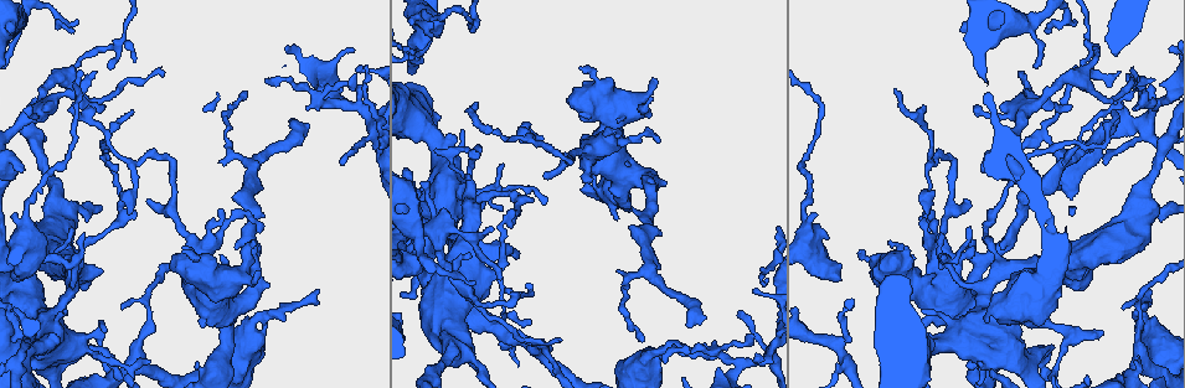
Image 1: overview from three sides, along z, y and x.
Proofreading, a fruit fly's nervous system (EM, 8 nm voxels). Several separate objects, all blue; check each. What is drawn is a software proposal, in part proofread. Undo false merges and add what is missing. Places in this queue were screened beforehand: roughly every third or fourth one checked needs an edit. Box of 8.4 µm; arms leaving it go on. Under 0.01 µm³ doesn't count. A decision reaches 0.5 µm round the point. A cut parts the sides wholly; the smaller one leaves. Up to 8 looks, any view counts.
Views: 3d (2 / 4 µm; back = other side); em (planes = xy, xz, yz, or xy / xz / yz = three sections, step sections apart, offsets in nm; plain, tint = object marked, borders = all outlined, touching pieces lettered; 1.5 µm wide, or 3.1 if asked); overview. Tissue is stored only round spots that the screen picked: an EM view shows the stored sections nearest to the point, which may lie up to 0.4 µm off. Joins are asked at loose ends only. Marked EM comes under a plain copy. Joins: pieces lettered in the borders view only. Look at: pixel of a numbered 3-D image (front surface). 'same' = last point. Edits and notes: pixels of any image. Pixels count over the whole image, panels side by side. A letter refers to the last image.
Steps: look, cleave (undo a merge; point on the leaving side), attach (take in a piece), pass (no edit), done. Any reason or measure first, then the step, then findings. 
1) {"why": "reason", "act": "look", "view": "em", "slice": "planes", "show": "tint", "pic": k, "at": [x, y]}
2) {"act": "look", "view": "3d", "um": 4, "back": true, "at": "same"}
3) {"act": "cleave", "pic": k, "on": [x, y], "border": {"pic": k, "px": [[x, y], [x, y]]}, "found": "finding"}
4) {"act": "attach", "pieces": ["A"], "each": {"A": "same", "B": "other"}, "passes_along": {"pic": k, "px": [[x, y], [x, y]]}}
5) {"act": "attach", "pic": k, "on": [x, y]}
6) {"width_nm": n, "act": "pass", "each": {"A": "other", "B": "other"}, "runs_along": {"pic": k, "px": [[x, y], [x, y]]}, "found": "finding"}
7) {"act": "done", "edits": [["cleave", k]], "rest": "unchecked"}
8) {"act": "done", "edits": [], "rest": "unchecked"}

{"why": "sharp bend", "act": "look", "view": "3d", "um": 4, "pic": 1, "at": [366, 72]}

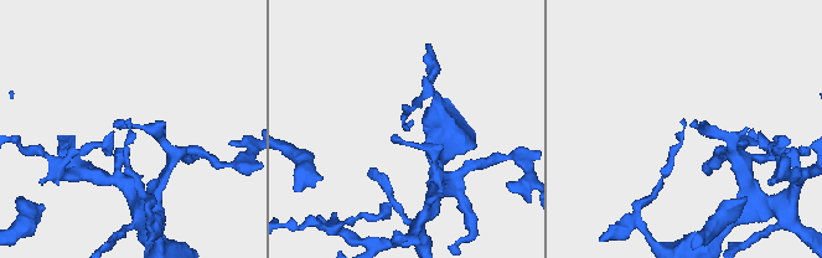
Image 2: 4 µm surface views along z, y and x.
{"act": "look", "view": "em", "slice": "xz", "step": 8, "show": "tint", "pic": 2, "at": [405, 128]}

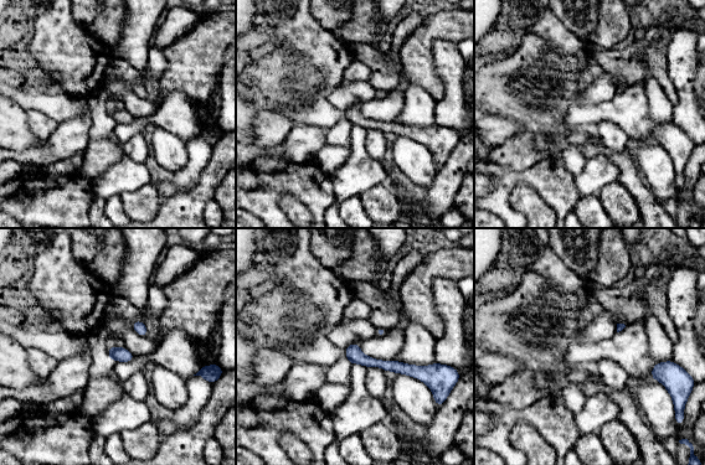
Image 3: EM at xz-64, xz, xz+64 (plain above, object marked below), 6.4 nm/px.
{"act": "look", "view": "em", "slice": "xy", "step": 8, "show": "borders", "at": "same"}

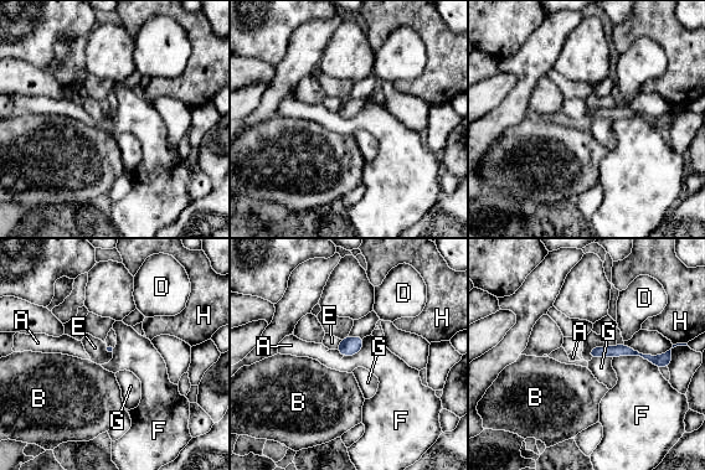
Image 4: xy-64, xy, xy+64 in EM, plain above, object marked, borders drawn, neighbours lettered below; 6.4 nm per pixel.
{"longest_contact_nm": ["F", 300], "act": "pass", "each": {"A": "other", "B": "other", "D": "other", "E": "other", "F": "other", "G": "other", "H": "other"}, "runs_along": {"pic": 4, "px": [[593, 352], [629, 351], [668, 359]]}, "found": "all the same neuron"}

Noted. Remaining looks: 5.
{"why": "an open end", "act": "look", "view": "em", "slice": "yz", "step": 8, "show": "borders", "pic": 1, "at": [655, 79]}

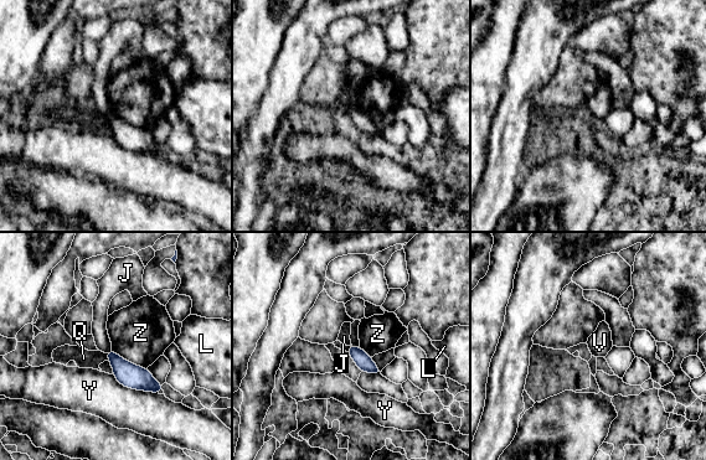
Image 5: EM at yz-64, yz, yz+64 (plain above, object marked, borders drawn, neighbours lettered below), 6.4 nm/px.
{"act": "look", "view": "em", "slice": "planes", "show": "borders", "at": "same"}

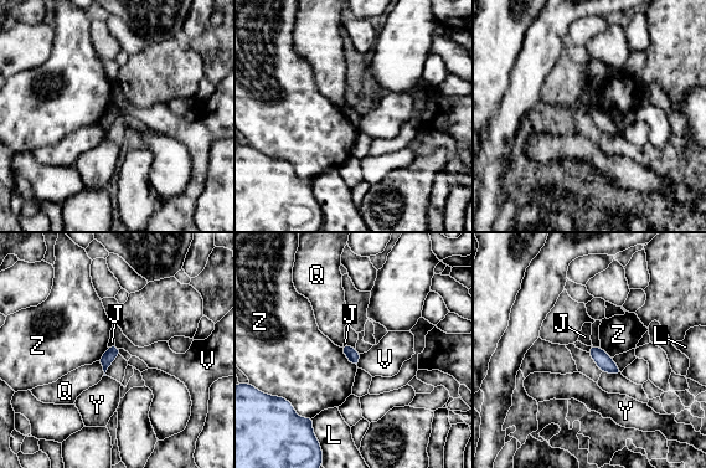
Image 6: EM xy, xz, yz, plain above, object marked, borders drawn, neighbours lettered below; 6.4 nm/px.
{"longest_contact_nm": ["Z", 260], "act": "pass", "each": {"J": "other", "L": "other", "Q": "other", "V": "other", "Y": "other", "Z": "other"}, "found": "none of them fits"}

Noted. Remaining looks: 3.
{"act": "look", "view": "3d", "um": 4, "pic": 1, "at": [966, 199]}

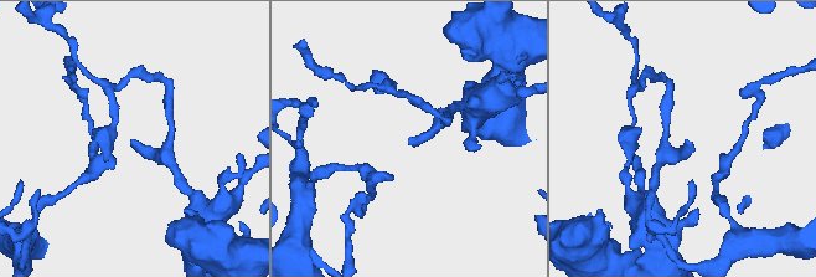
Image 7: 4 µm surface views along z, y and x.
{"act": "look", "view": "em", "slice": "planes", "show": "tint", "pic": 7, "at": [687, 141]}

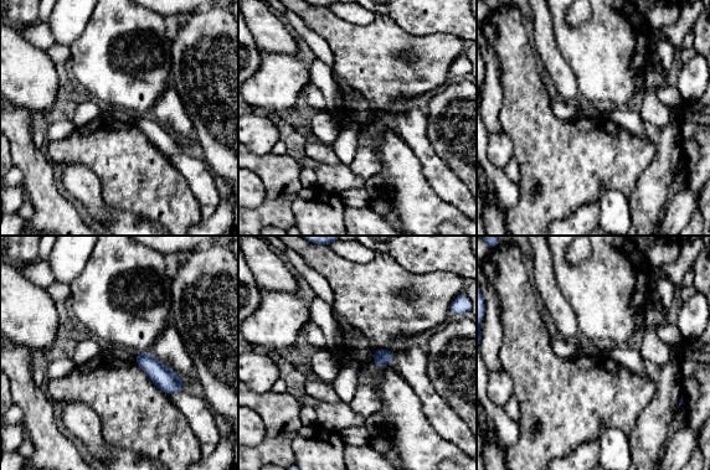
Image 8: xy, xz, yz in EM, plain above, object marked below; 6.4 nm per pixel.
{"act": "look", "view": "em", "slice": "planes", "show": "borders", "at": "same"}

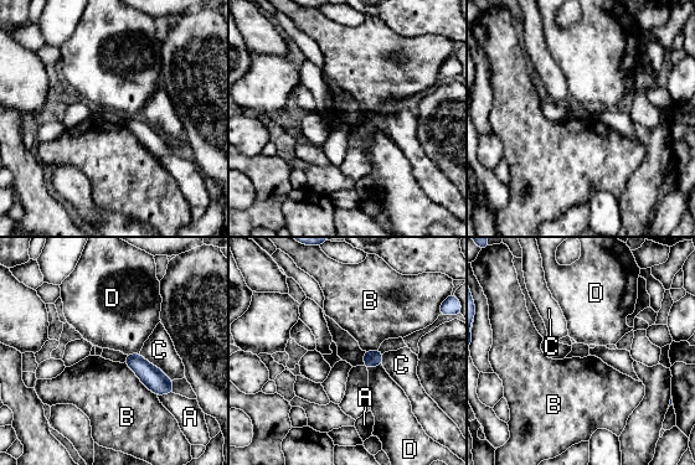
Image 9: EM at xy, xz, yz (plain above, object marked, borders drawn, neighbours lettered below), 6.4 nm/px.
{"longest_contact_nm": ["B", 300], "act": "pass", "each": {"A": "other", "B": "other", "C": "other", "D": "other"}, "found": "no lettered piece goes on from it"}

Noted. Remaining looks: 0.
{"act": "done", "edits": [], "rest": "unchecked"}

